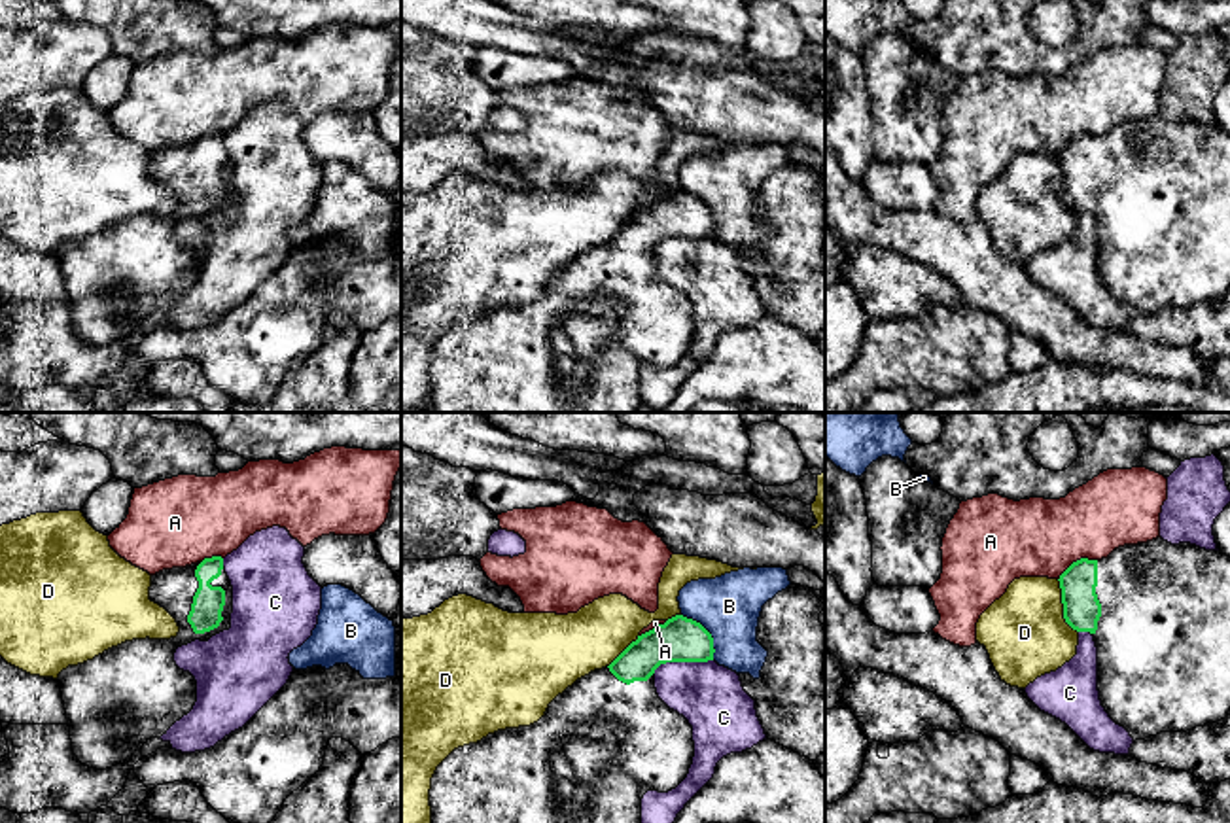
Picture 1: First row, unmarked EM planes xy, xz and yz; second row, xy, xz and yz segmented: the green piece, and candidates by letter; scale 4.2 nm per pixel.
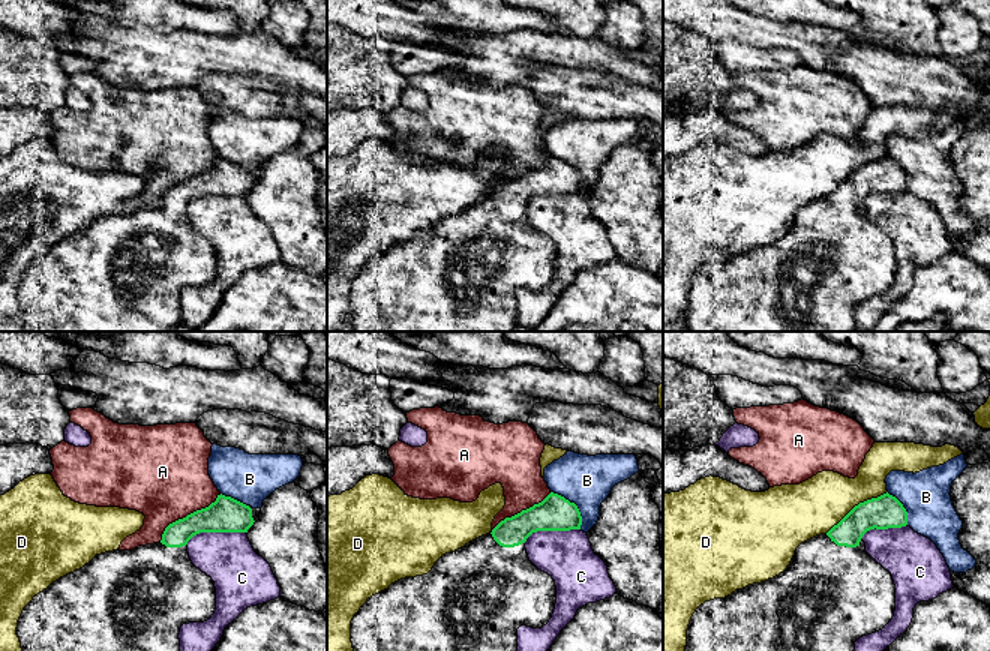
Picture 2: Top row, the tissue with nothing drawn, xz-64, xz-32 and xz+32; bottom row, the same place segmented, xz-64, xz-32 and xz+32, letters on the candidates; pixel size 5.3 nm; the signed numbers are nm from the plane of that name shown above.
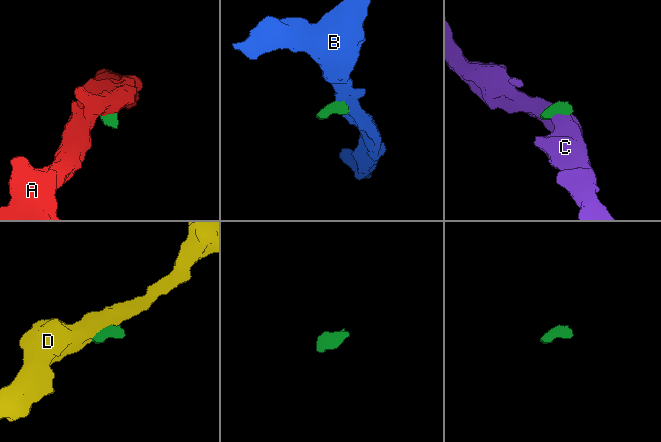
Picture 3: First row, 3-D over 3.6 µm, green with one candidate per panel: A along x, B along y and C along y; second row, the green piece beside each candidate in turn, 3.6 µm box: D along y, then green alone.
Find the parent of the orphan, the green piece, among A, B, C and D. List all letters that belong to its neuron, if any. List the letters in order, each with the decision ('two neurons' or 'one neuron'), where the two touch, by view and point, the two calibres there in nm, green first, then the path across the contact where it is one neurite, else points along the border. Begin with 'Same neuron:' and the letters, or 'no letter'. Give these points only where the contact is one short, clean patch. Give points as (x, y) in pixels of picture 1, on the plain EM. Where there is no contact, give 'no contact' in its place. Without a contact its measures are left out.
Same neuron: no letter
A: two neurons; meets green in yz at (1077, 137); 160 nm thick on the green side, 340 nm on the other
B: two neurons; meets green in xz at (708, 209); 190 nm thick on the green side, 260 nm on the other; border along xz (682, 190), (695, 195), (710, 210), (714, 235)
C: two neurons; meets green in xz at (682, 237); 190 nm thick on the green side, 280 nm on the other
D: two neurons; meets green in yz at (1064, 182); 160 nm thick on the green side, 360 nm on the other; border along yz (1056, 156), (1062, 167), (1062, 193), (1077, 209)

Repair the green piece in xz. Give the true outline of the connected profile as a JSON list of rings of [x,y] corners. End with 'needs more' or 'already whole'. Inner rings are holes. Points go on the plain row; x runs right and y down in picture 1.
[[[683,191],[668,195],[664,201],[638,212],[609,242],[594,246],[577,255],[562,271],[558,271],[547,284],[545,291],[530,301],[518,305],[505,305],[488,310],[477,320],[454,325],[435,346],[430,365],[431,382],[431,412],[640,412],[641,401],[641,375],[647,367],[668,369],[676,365],[689,350],[694,333],[693,303],[677,288],[670,286],[657,271],[655,246],[666,238],[708,238],[713,236],[713,214],[696,197]]]; needs more

